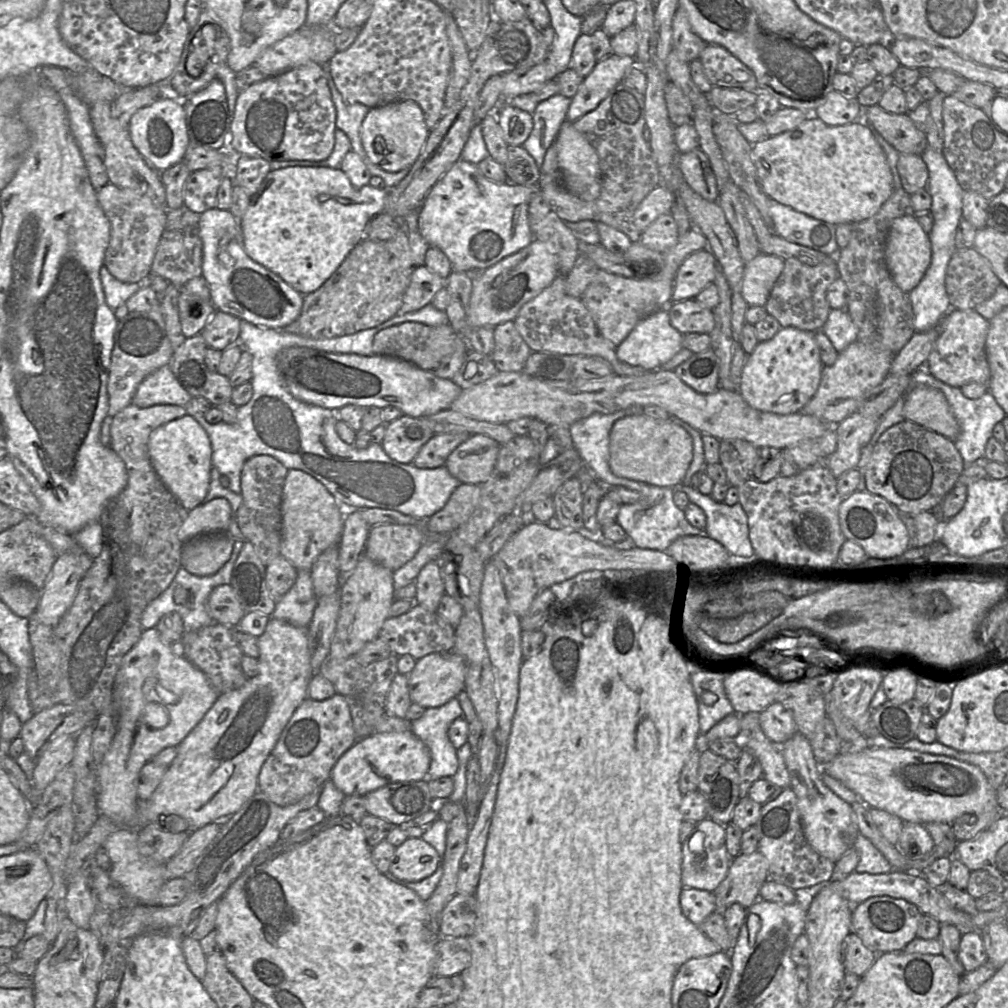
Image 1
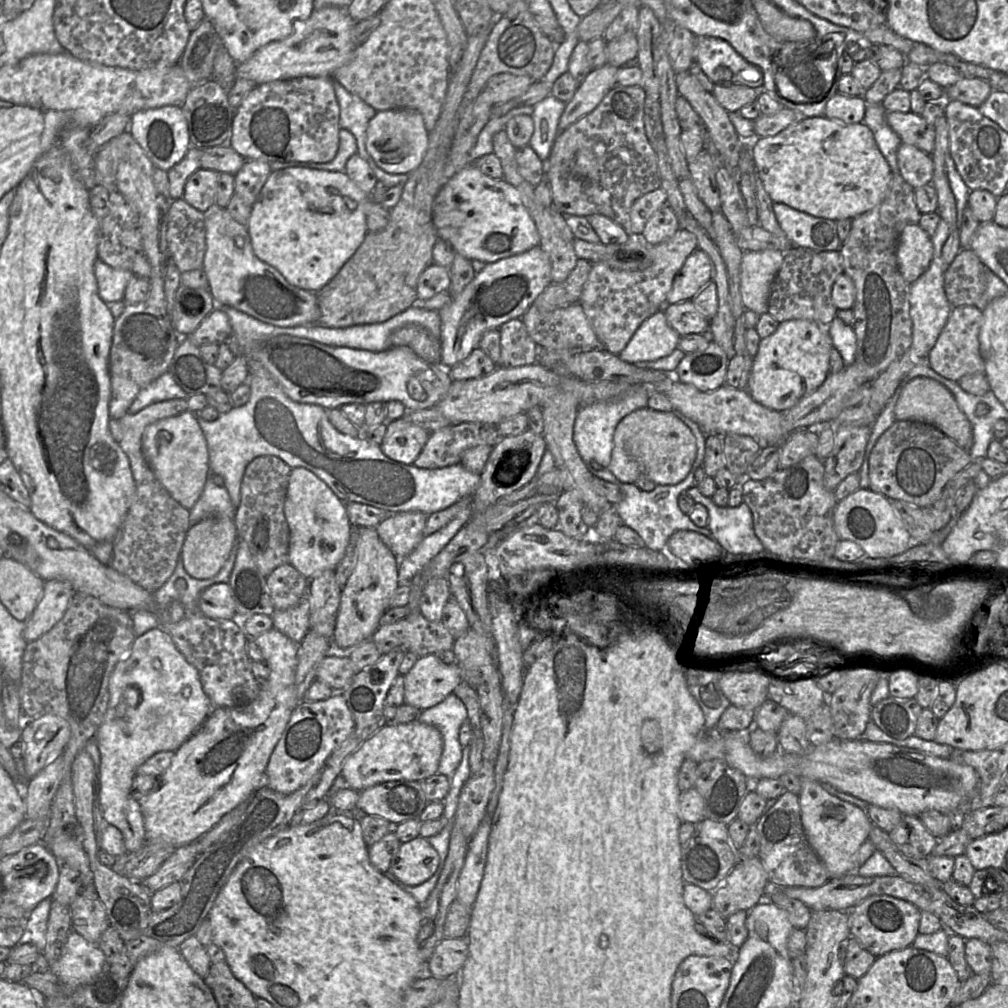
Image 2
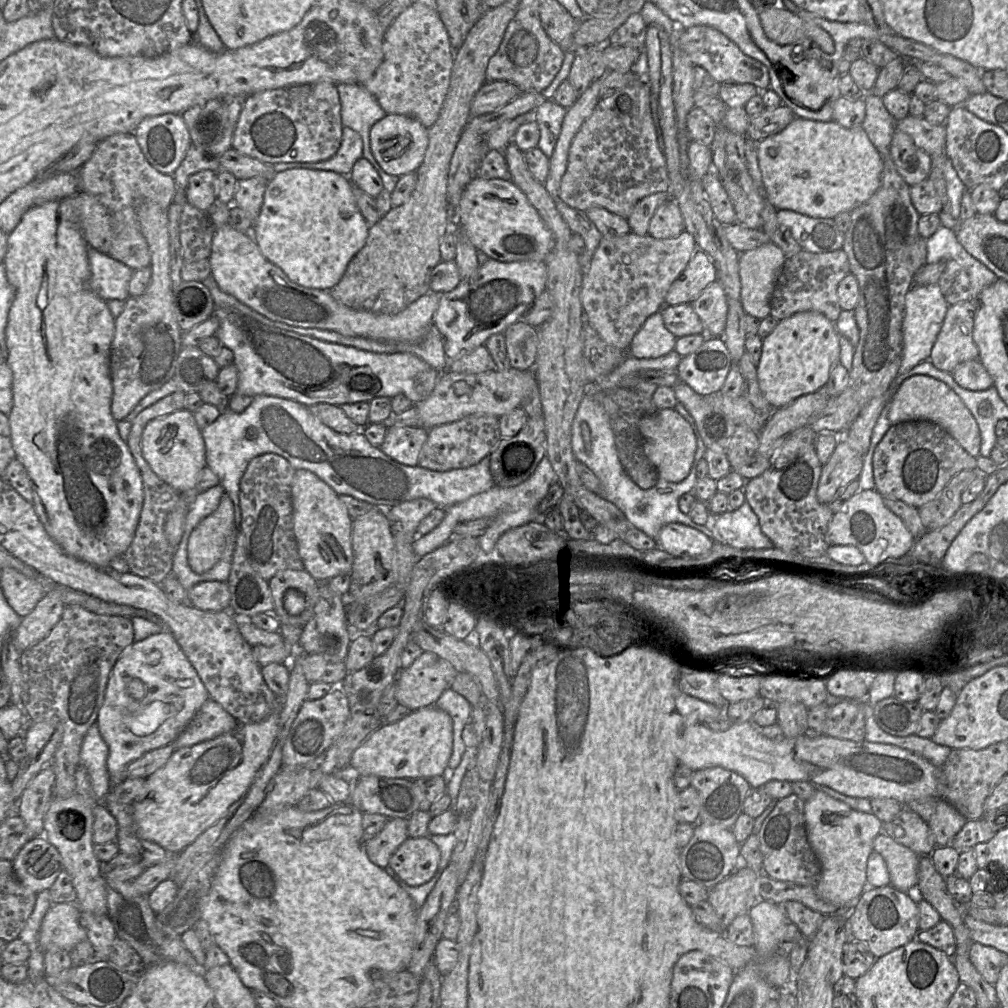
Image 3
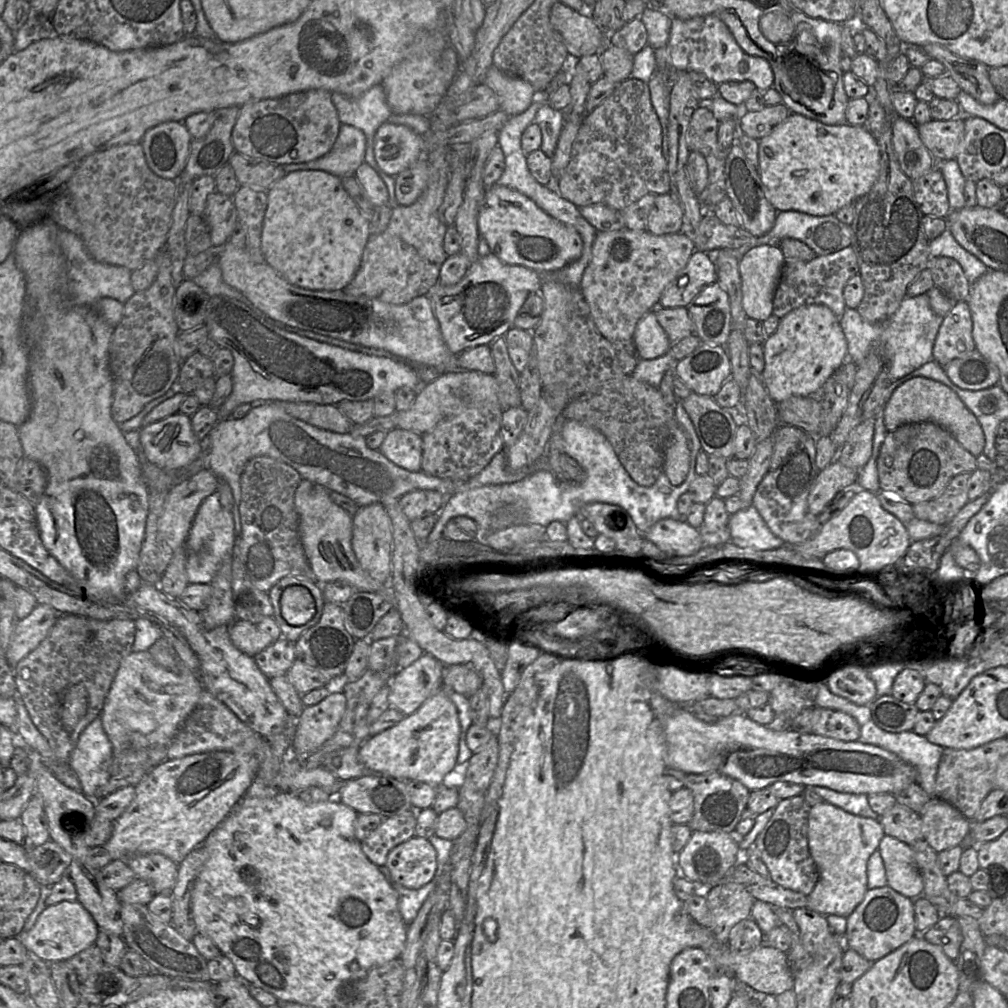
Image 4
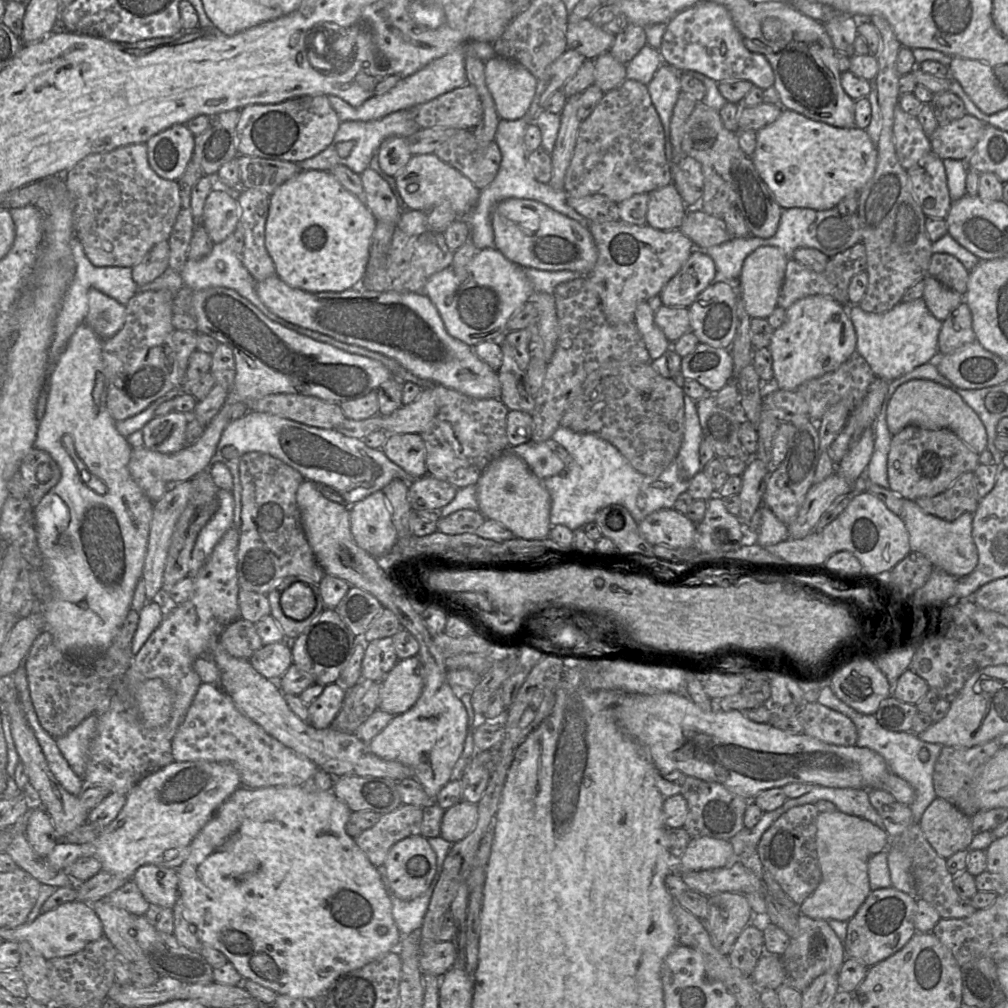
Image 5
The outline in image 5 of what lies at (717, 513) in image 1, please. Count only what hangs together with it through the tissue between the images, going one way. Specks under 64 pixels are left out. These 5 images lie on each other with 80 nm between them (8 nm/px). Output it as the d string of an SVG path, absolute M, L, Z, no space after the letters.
M761 505L746 529L753 529L753 524L756 524L756 543L762 547L788 539L787 525L781 522L767 506Z

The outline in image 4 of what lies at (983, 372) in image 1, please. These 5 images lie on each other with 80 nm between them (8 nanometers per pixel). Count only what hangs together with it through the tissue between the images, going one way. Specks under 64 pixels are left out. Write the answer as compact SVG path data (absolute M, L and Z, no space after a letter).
M955 302L939 328L933 347L933 360L945 366L950 361L976 350L972 330L968 302Z

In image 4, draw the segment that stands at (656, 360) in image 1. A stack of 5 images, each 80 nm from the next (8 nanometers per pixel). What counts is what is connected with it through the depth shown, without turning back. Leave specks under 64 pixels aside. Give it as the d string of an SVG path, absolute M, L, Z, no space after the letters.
M654 310L646 313L637 323L633 342L640 359L655 359L668 353L673 345L656 319Z

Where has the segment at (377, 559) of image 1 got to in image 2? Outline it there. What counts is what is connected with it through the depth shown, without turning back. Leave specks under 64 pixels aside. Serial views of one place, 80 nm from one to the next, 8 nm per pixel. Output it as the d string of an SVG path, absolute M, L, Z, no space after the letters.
M422 512L393 513L375 527L380 540L399 559L409 555L425 536L428 515Z

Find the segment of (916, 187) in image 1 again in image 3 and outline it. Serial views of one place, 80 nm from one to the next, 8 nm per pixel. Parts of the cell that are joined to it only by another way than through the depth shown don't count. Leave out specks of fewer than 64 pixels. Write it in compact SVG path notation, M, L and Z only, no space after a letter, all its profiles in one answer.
M897 128L890 144L890 157L910 187L929 178L932 157L917 147L911 136Z

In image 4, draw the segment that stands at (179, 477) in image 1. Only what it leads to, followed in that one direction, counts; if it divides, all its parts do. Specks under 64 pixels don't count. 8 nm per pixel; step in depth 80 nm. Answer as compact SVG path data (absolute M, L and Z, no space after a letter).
M177 412L140 429L142 457L164 470L178 470L194 462L203 451L203 442L193 432L191 416Z

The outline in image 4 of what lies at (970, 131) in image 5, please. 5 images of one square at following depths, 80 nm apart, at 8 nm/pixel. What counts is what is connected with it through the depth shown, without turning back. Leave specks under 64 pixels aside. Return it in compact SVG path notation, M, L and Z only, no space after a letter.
M964 115L948 121L931 121L917 125L919 136L936 162L953 160L964 134Z

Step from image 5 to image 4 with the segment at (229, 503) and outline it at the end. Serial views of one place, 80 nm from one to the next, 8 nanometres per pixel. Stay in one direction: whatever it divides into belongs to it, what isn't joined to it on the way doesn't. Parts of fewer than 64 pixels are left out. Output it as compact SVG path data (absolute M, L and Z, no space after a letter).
M216 490L200 504L185 542L188 583L210 584L222 562L227 558L232 558L235 543L236 533L233 513L221 506L219 492Z

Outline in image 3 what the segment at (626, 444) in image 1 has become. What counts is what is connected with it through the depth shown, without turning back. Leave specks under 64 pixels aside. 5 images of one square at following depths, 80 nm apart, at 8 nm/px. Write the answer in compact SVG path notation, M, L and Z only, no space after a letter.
M674 409L657 410L641 418L638 424L644 453L655 467L658 477L672 483L679 483L688 477L696 453L696 437L690 424Z

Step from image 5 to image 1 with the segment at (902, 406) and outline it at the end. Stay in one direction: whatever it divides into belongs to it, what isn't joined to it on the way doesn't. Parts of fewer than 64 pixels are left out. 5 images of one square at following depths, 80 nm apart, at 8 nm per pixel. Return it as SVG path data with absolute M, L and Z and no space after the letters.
M918 386L906 395L903 414L906 420L922 425L952 440L960 428L942 391Z

